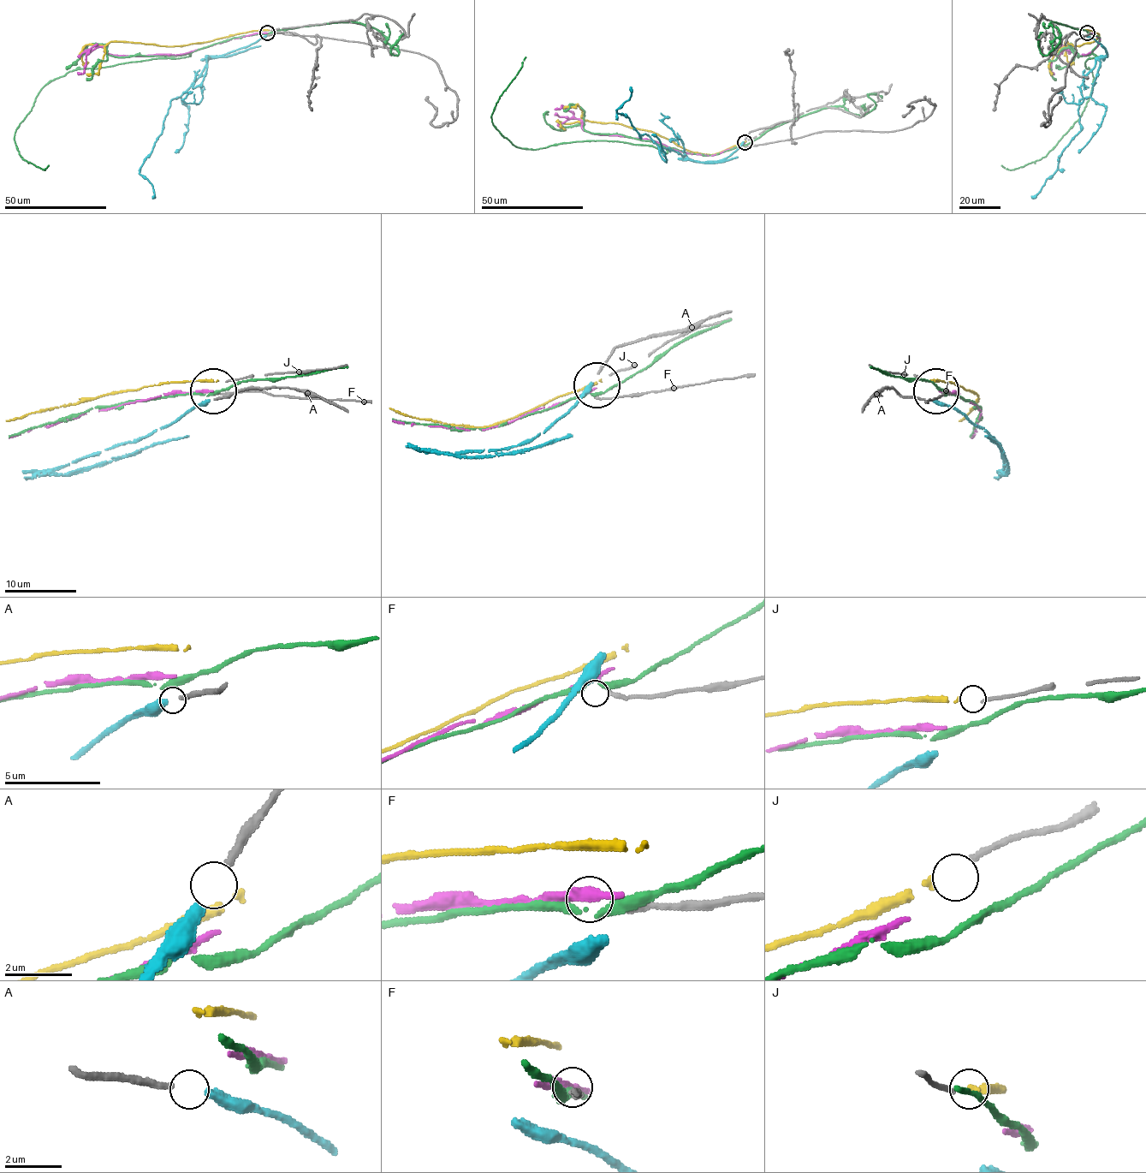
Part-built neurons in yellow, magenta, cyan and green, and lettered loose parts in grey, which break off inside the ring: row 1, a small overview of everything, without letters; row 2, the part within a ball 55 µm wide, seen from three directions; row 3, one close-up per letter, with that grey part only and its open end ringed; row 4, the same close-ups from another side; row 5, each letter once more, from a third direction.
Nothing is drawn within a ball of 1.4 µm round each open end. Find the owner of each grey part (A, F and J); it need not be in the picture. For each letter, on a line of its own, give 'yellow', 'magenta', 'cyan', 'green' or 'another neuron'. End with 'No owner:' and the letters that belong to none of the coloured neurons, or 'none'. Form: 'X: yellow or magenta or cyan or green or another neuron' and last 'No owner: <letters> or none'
A: cyan
F: another neuron
J: yellow
No owner: F

